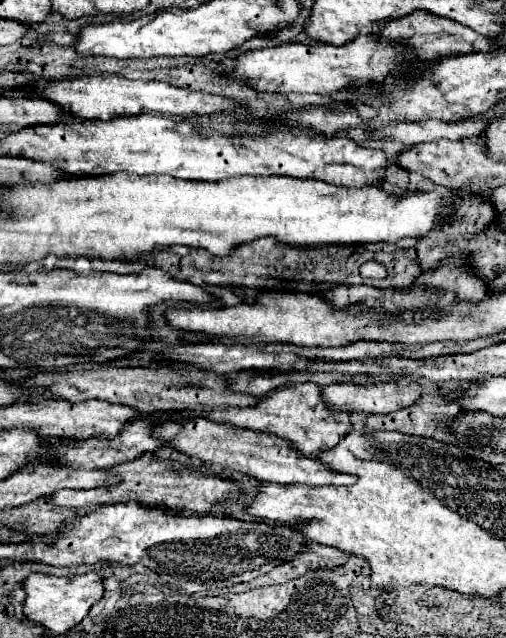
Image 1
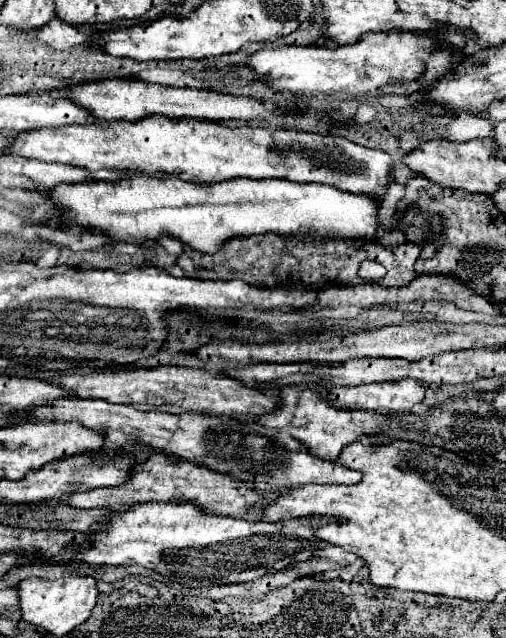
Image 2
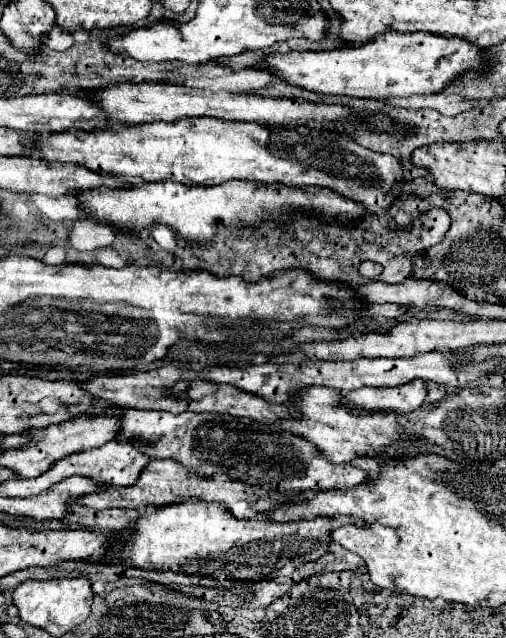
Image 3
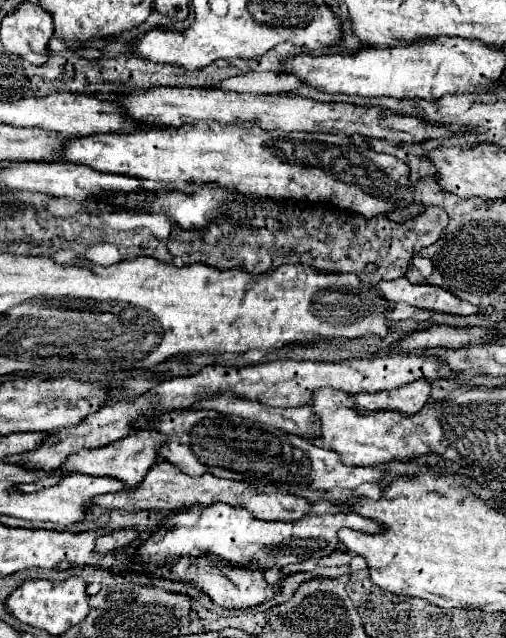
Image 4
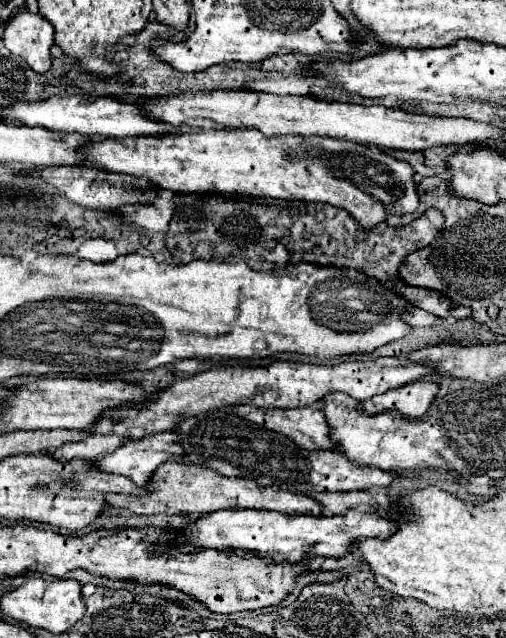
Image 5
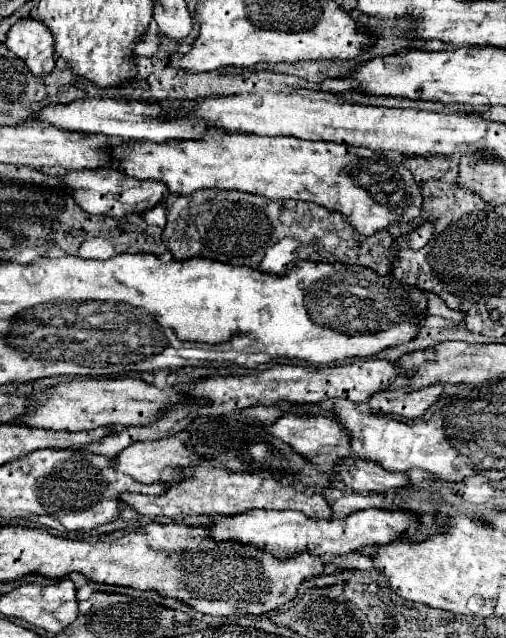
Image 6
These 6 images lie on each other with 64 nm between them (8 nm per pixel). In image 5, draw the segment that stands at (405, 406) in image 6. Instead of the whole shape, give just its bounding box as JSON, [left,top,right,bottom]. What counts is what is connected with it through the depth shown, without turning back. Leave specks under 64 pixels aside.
[364,382,438,418]

